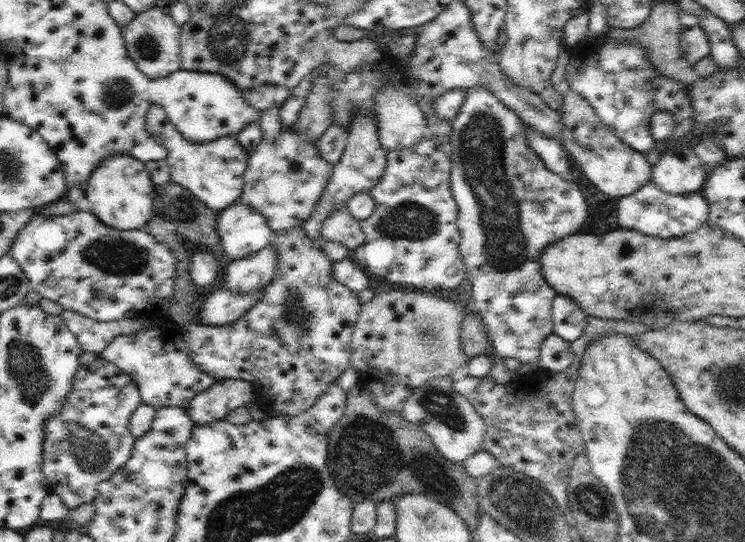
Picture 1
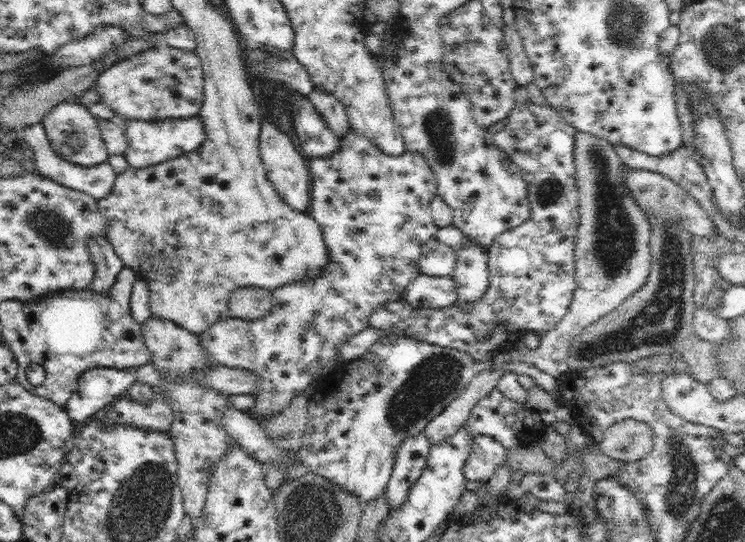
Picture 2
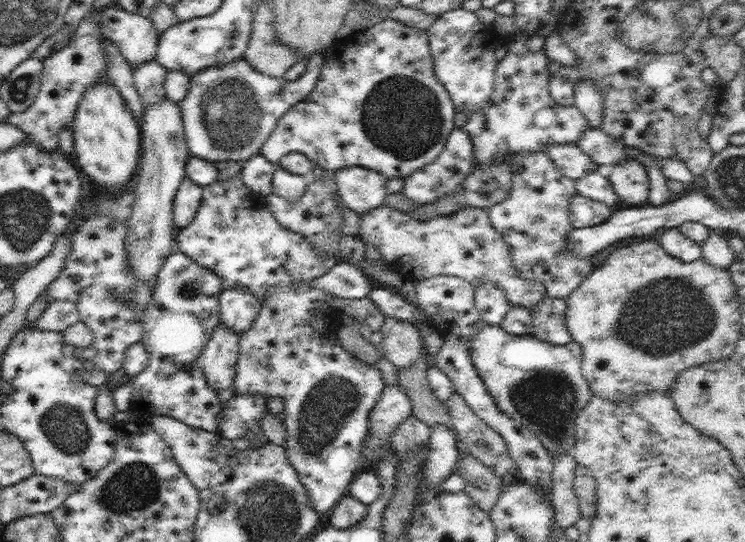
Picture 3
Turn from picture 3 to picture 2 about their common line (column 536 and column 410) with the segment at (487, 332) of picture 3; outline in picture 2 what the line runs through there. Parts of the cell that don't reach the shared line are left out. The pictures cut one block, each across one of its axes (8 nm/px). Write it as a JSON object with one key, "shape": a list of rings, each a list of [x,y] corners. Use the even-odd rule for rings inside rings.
{"shape":[[[388,334],[380,337],[360,359],[344,363],[339,366],[337,370],[328,372],[328,378],[326,380],[319,382],[319,387],[313,395],[312,402],[310,402],[309,413],[307,414],[307,430],[304,434],[303,444],[295,456],[297,462],[291,468],[291,472],[293,475],[308,474],[308,472],[319,474],[336,483],[338,486],[341,486],[346,492],[358,497],[360,503],[363,505],[370,503],[371,501],[376,501],[378,498],[381,498],[382,494],[384,494],[384,490],[387,488],[389,478],[392,474],[392,468],[394,468],[394,458],[398,446],[403,444],[408,438],[416,437],[418,434],[421,434],[437,414],[444,411],[452,403],[452,400],[456,400],[456,398],[464,392],[466,386],[472,382],[472,378],[478,376],[480,372],[492,370],[492,368],[494,368],[493,359],[489,359],[487,362],[482,363],[474,360],[469,354],[466,354],[461,350],[456,350],[455,348],[428,344],[428,342],[416,340],[415,338],[410,338],[406,335],[398,336]]]}

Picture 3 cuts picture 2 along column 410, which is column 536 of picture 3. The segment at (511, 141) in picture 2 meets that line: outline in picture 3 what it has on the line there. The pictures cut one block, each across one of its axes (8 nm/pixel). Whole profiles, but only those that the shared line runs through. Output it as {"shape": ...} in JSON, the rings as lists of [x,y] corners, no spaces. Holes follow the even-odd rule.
{"shape":[[[545,296],[534,314],[532,335],[550,344],[568,344],[573,338],[565,323],[566,311],[565,299]]]}

